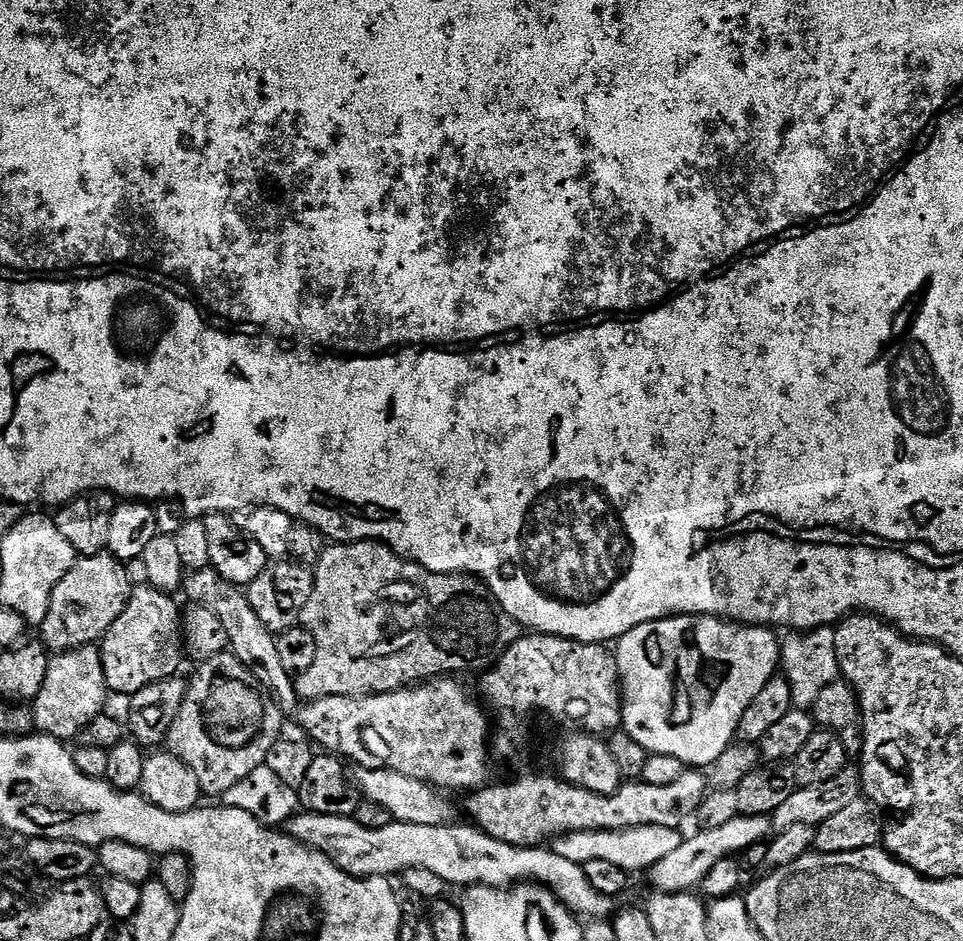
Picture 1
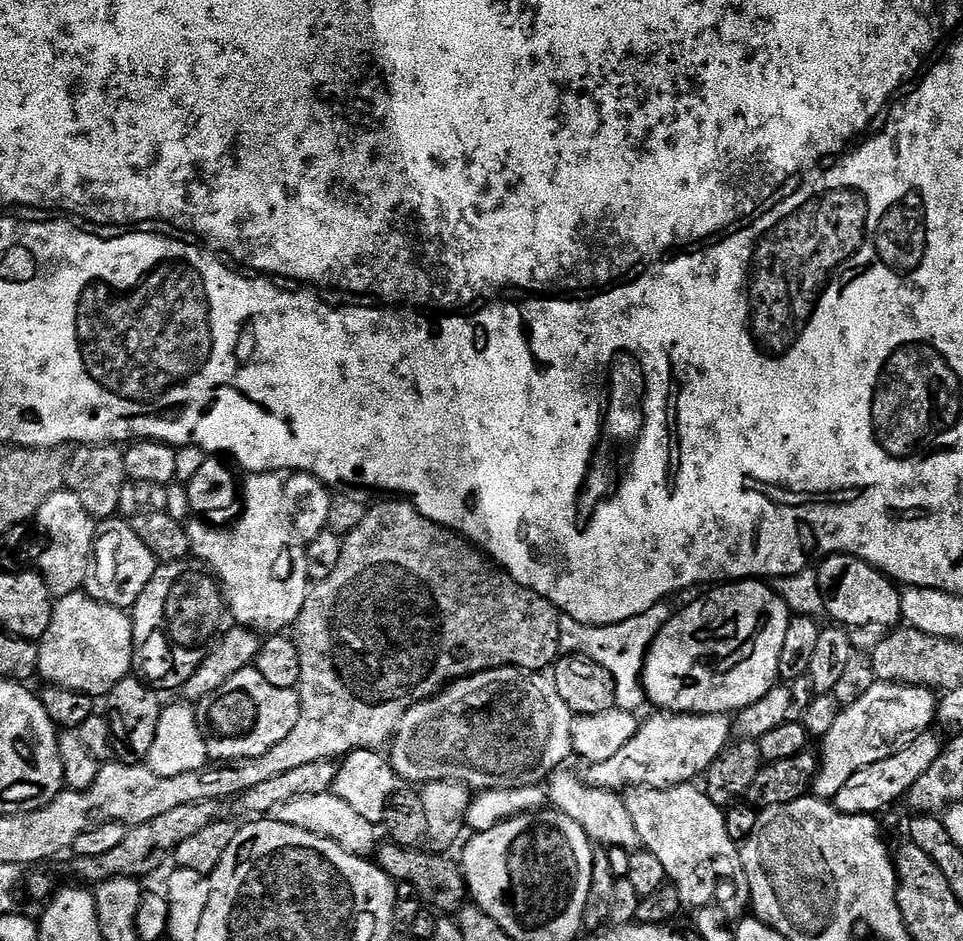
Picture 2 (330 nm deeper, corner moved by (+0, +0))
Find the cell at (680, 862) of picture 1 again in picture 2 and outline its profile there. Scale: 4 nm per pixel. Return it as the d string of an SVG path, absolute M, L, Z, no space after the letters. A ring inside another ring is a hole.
M883 682L870 686L870 690L866 690L858 702L840 711L834 726L823 737L824 749L818 752L812 792L821 798L833 798L858 770L890 758L896 751L910 746L916 736L933 727L937 719L937 701L937 693L930 688Z

